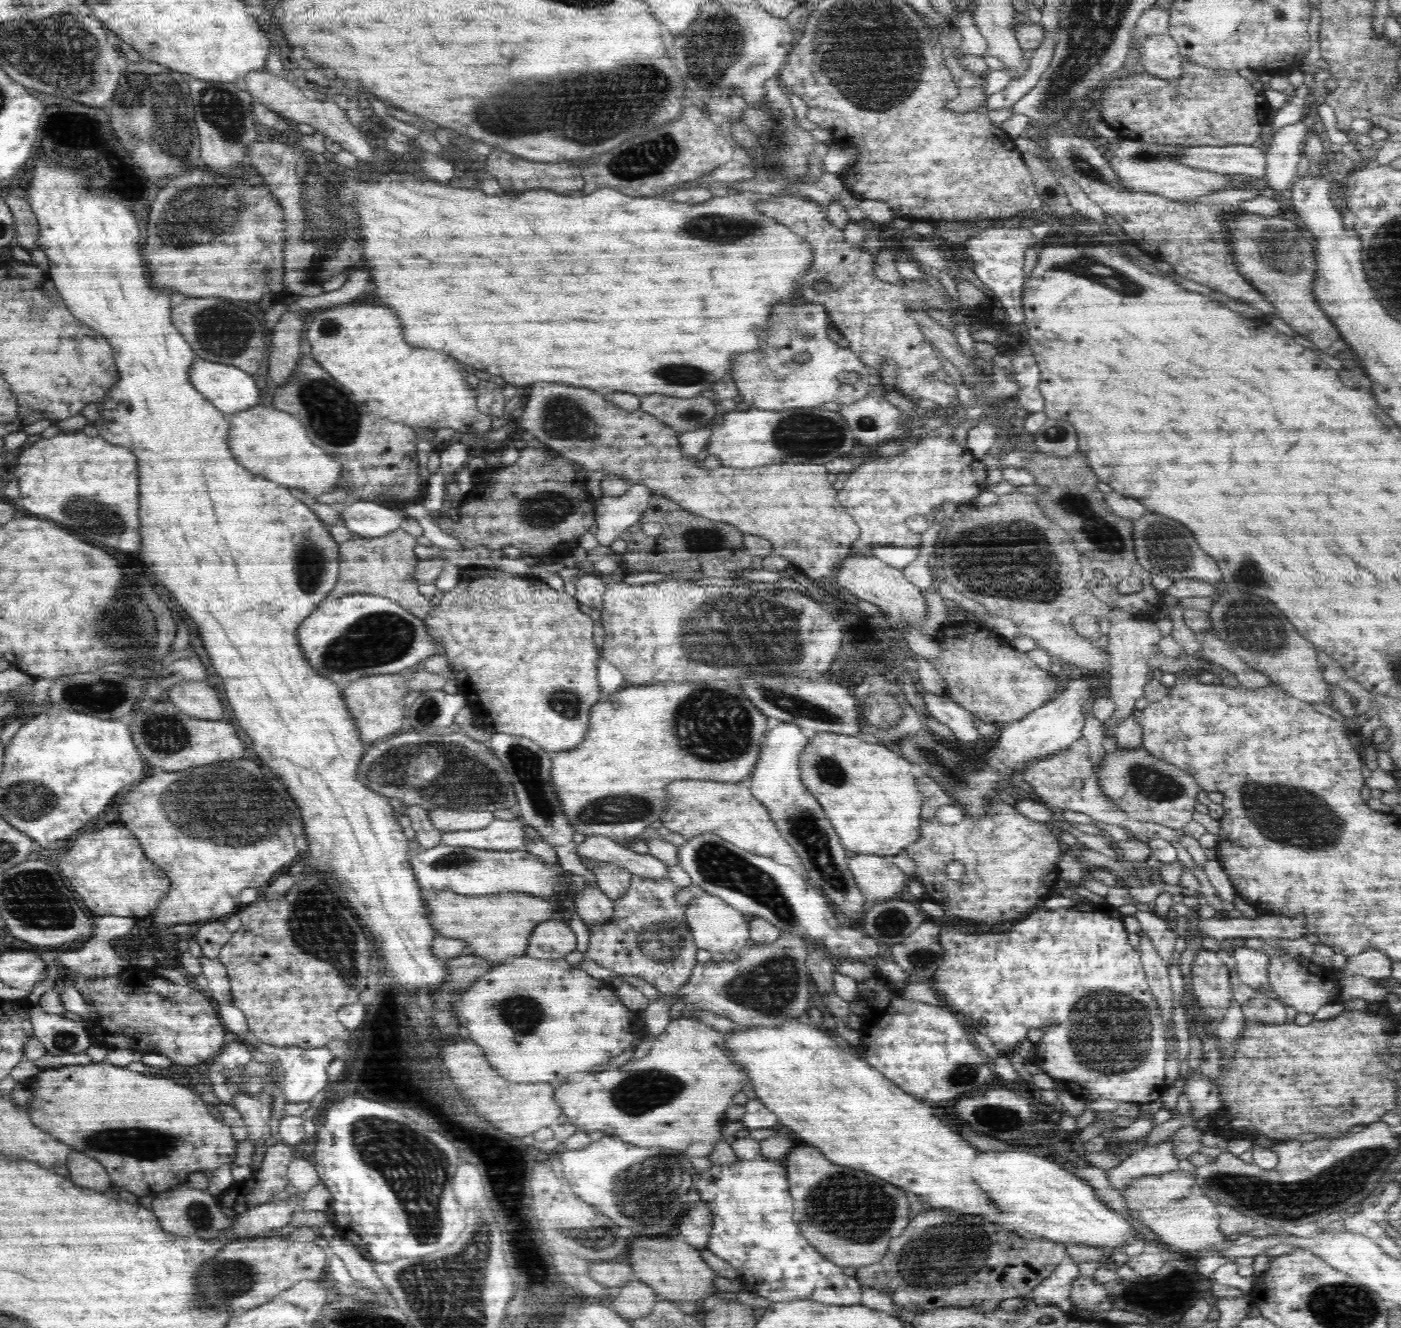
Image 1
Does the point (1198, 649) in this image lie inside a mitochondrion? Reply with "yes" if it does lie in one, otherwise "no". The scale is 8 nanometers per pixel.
no

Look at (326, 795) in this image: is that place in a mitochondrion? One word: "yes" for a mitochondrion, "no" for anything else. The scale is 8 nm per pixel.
no

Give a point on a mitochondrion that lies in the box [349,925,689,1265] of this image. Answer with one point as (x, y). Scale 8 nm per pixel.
(646, 1194)

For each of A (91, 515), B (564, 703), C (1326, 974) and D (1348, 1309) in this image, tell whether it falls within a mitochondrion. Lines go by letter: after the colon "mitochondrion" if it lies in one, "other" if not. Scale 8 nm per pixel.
A: mitochondrion
B: mitochondrion
C: other
D: mitochondrion

